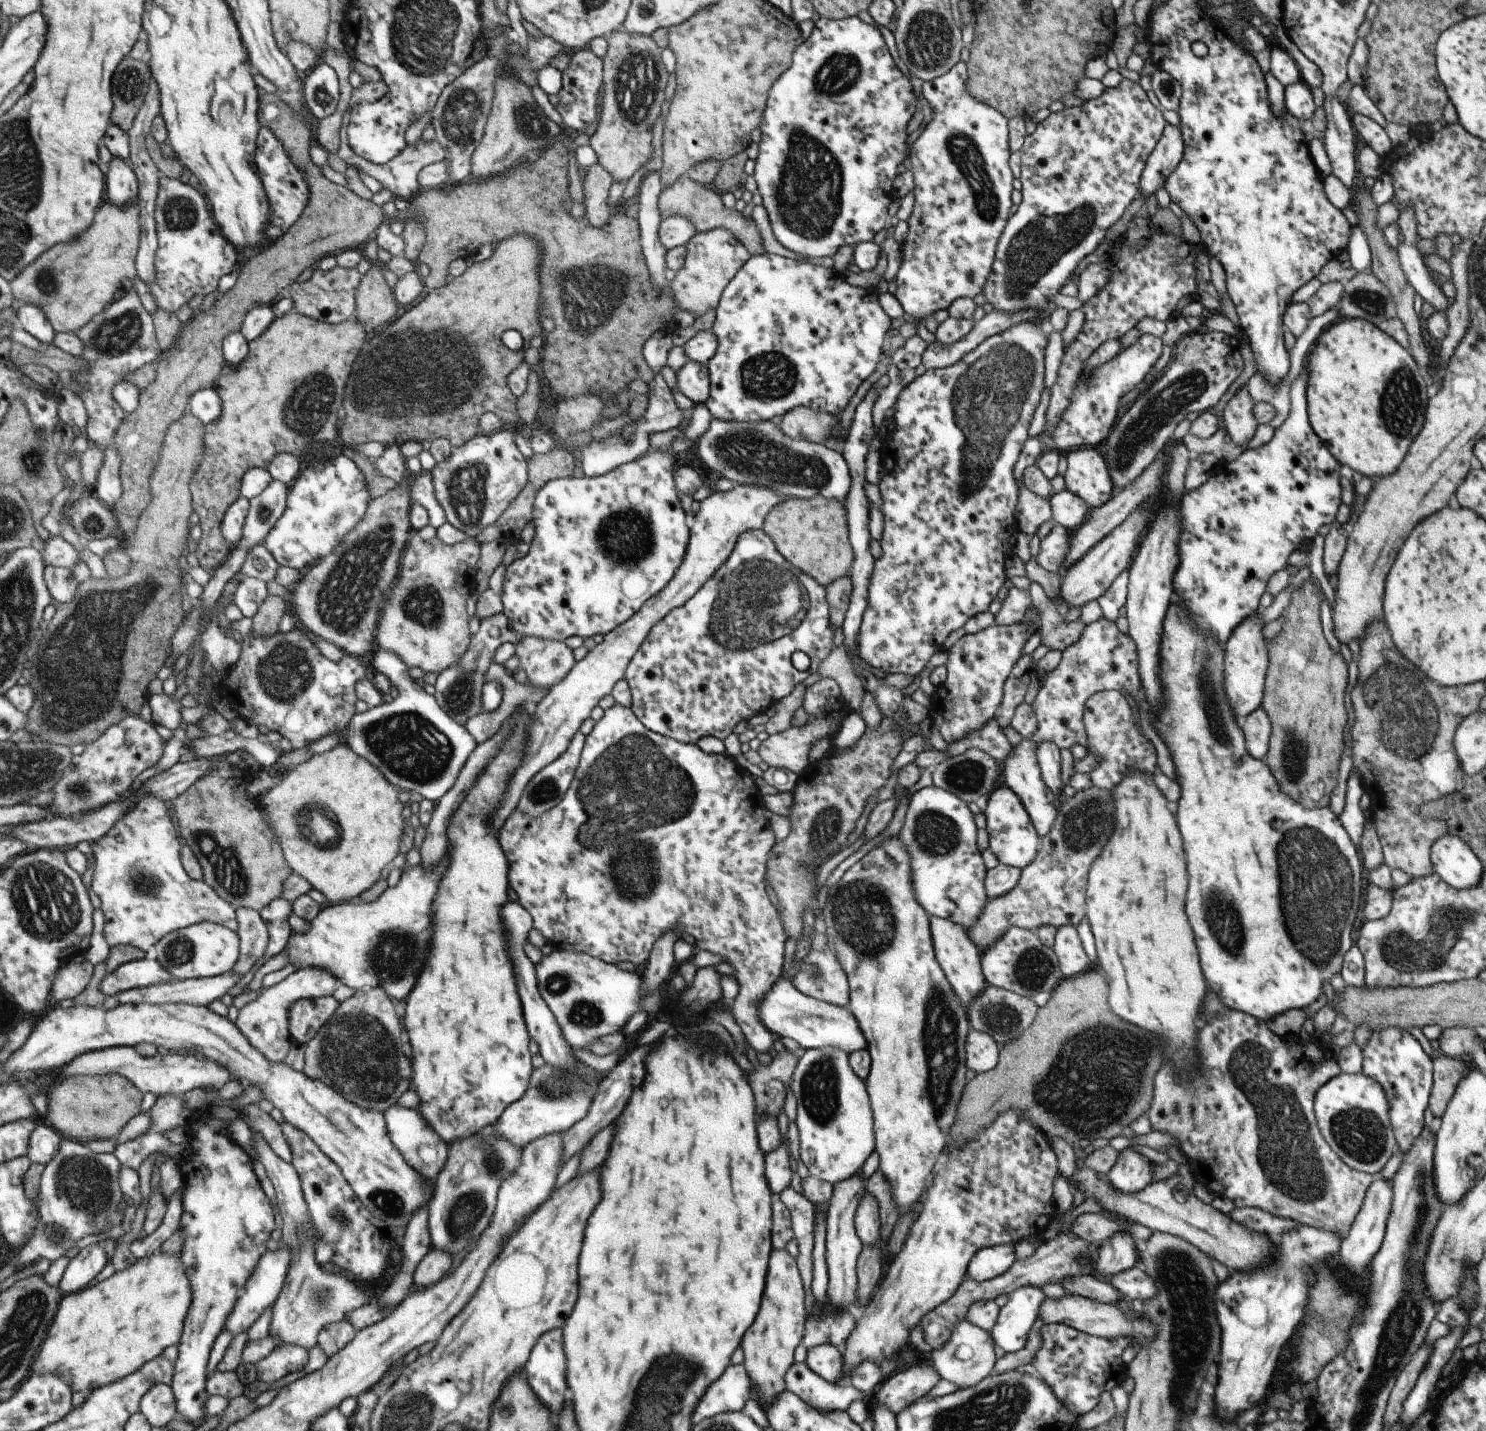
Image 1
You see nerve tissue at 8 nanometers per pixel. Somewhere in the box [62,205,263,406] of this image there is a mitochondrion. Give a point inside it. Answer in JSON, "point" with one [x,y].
{"point":[117,335]}

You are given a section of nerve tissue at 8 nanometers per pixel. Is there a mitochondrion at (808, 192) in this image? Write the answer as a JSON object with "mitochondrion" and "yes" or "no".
{"mitochondrion":"yes"}

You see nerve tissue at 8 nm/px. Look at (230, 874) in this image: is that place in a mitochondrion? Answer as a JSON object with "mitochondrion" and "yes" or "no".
{"mitochondrion":"yes"}

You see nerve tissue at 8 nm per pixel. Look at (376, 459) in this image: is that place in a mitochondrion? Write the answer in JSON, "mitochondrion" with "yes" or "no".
{"mitochondrion":"no"}

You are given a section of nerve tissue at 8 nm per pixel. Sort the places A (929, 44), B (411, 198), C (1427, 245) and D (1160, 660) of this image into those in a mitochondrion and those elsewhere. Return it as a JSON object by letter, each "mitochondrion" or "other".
{"A":"mitochondrion","B":"other","C":"other","D":"other"}

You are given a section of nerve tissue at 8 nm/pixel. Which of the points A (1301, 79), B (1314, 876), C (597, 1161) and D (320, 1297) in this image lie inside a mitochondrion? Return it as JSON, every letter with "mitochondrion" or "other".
{"A":"other","B":"mitochondrion","C":"other","D":"mitochondrion"}

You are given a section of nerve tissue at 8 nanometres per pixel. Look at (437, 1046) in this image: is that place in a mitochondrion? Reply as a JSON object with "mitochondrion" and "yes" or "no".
{"mitochondrion":"no"}

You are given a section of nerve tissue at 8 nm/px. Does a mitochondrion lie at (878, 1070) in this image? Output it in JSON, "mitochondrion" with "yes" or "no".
{"mitochondrion":"no"}

